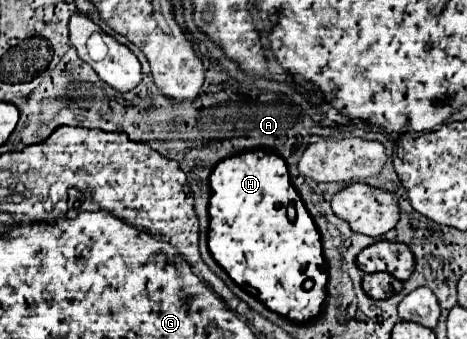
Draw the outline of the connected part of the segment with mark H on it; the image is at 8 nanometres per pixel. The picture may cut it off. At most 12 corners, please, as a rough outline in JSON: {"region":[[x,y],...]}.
{"region":[[284,159],[214,167],[208,247],[270,311],[324,311],[328,265]]}

